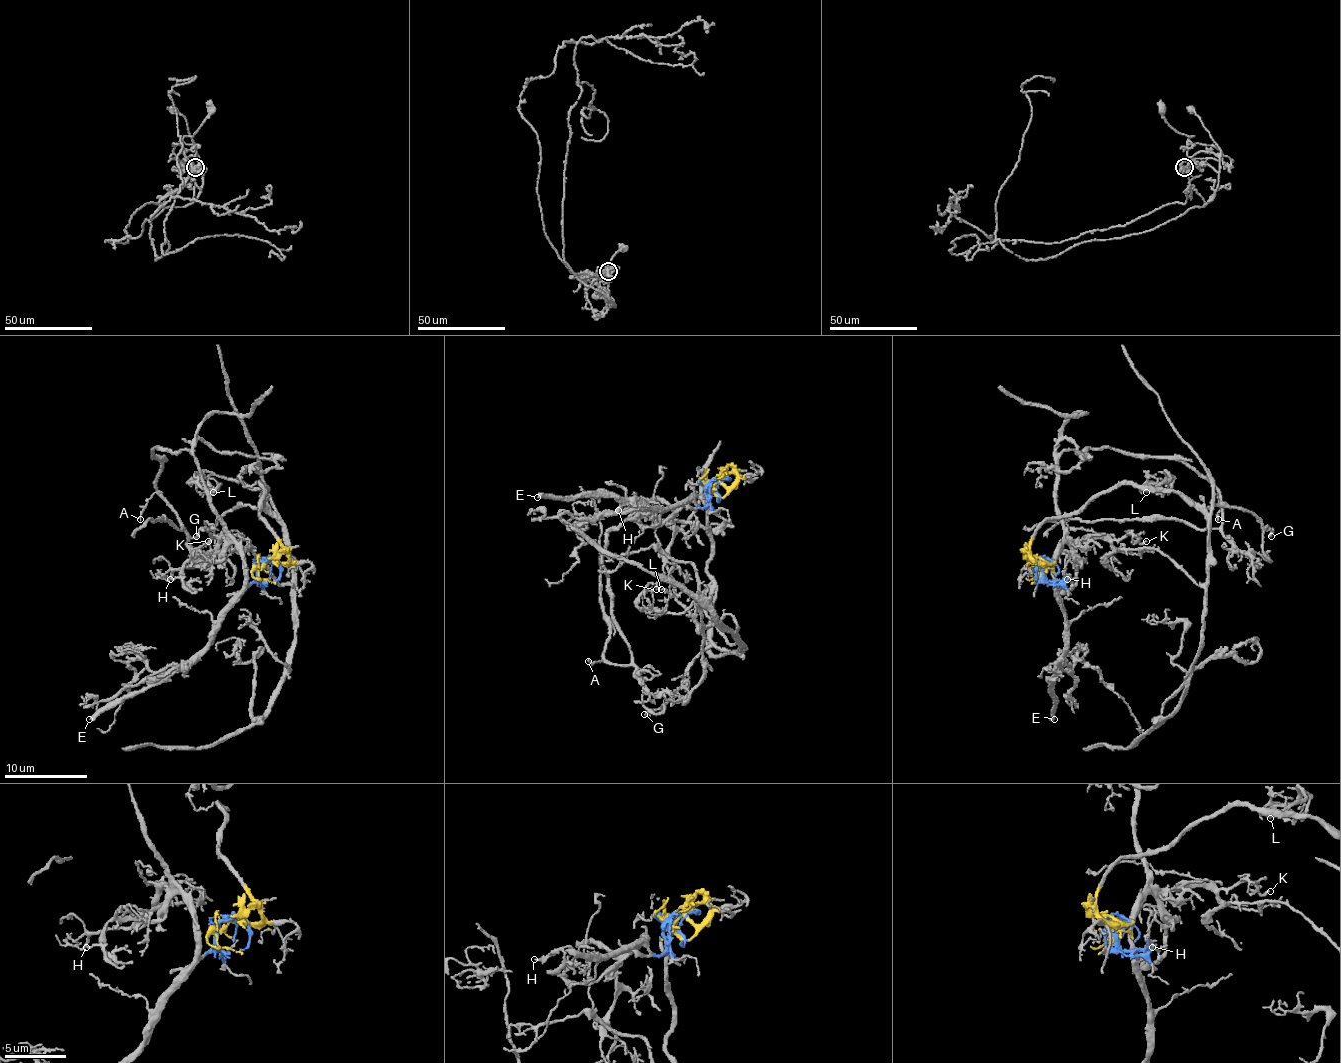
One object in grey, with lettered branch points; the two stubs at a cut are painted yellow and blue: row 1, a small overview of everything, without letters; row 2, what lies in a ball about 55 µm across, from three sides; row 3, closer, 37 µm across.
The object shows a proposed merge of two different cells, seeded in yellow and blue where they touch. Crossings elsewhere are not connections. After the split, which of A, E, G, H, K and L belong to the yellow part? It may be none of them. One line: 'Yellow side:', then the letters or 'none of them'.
Yellow side: G, L

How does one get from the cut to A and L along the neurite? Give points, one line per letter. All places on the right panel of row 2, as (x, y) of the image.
A: (1043, 564), (1062, 584), (1053, 574), (1064, 534), (1055, 464), (1070, 449), (1176, 455), (1218, 491), (1218, 520)
L: (1043, 561), (1026, 551), (1047, 520), (1172, 476), (1147, 493)

